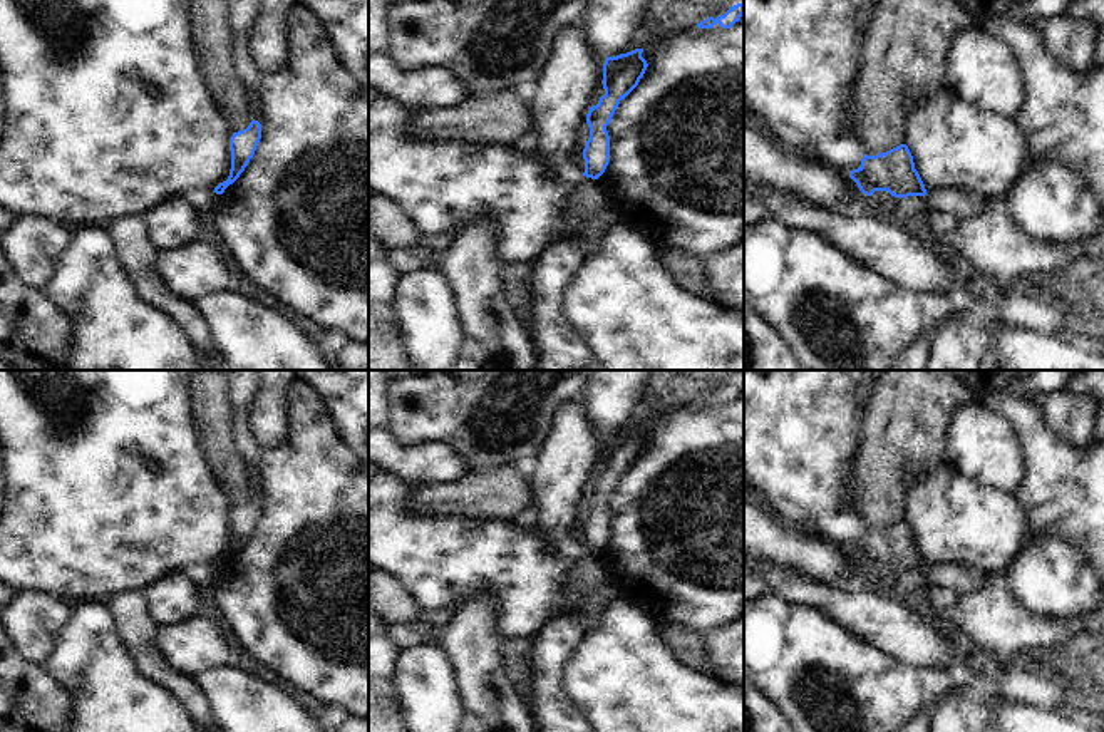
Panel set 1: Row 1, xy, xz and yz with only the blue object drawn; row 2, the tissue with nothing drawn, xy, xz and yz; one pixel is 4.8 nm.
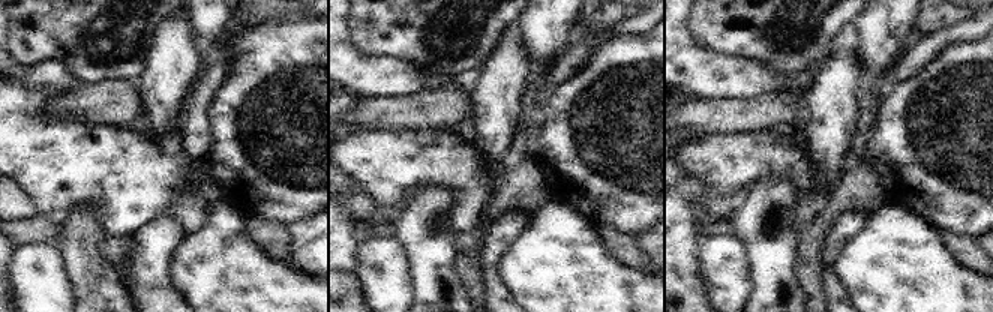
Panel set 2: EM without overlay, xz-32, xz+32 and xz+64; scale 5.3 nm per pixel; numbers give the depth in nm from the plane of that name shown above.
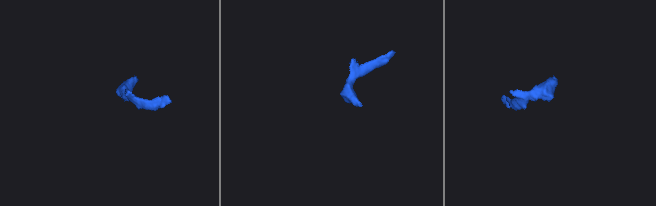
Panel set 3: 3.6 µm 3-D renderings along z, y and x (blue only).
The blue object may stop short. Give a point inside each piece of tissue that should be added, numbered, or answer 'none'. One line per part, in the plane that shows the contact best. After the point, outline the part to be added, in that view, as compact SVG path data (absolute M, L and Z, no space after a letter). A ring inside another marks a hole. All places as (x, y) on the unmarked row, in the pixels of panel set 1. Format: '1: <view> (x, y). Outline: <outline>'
1: xy (253, 476). Outline: M250 471L248 481L251 484L251 492L261 499L261 491L258 487L260 474L256 471Z

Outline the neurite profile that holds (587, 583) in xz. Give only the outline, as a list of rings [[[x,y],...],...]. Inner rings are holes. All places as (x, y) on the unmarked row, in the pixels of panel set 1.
[[[583,551],[561,588],[553,618],[575,606],[591,605],[606,608],[616,598],[608,573],[596,554]]]

